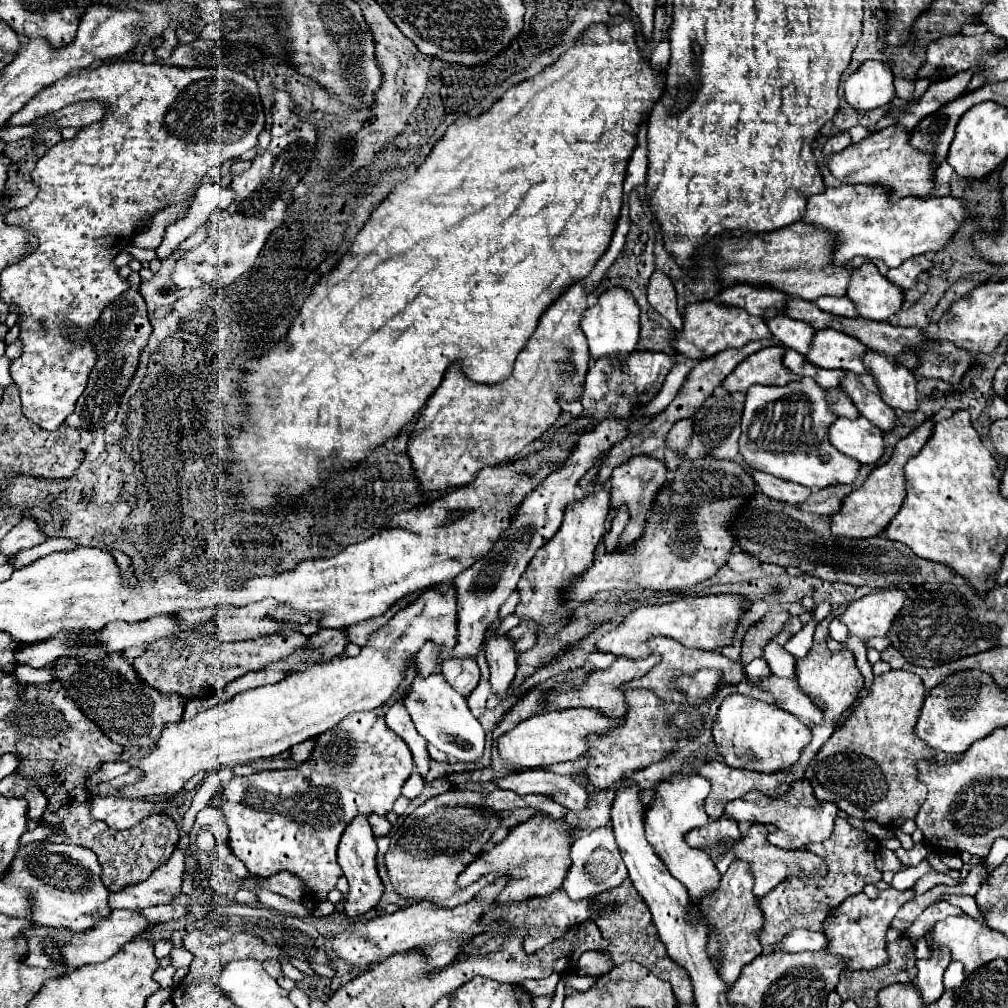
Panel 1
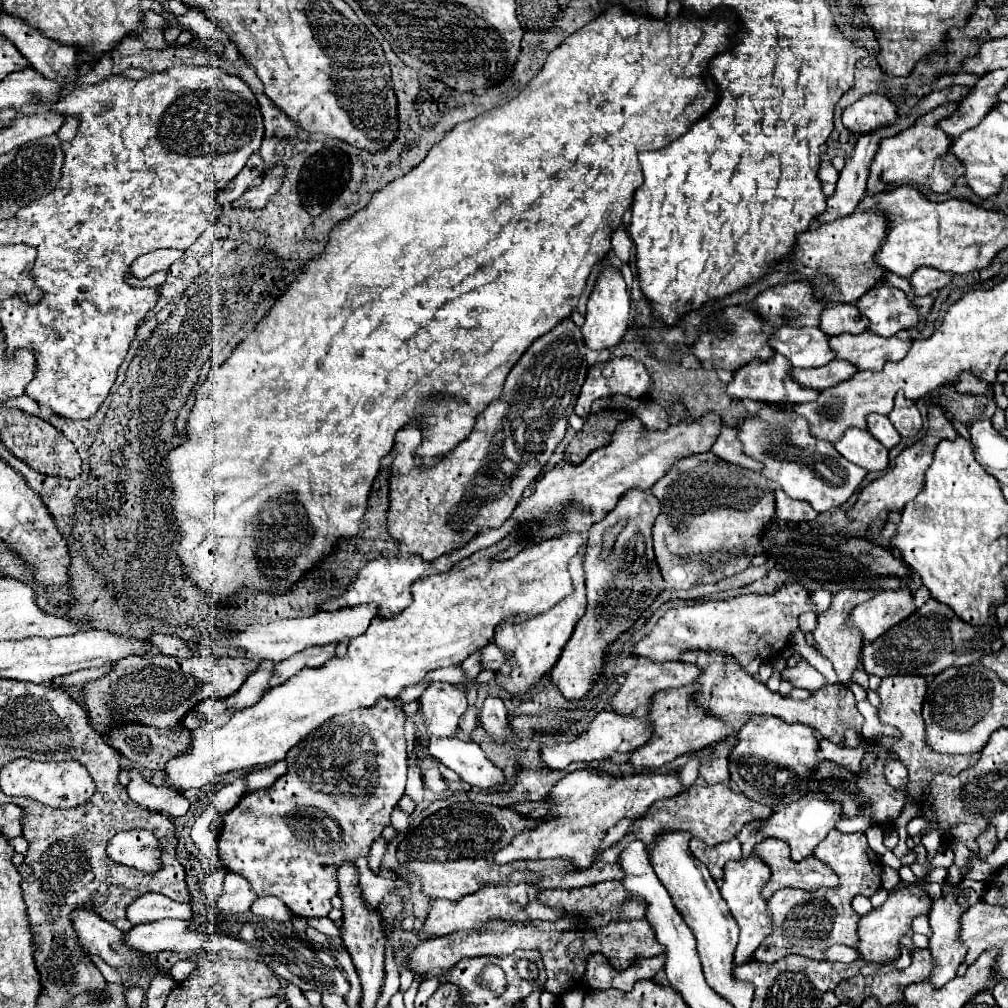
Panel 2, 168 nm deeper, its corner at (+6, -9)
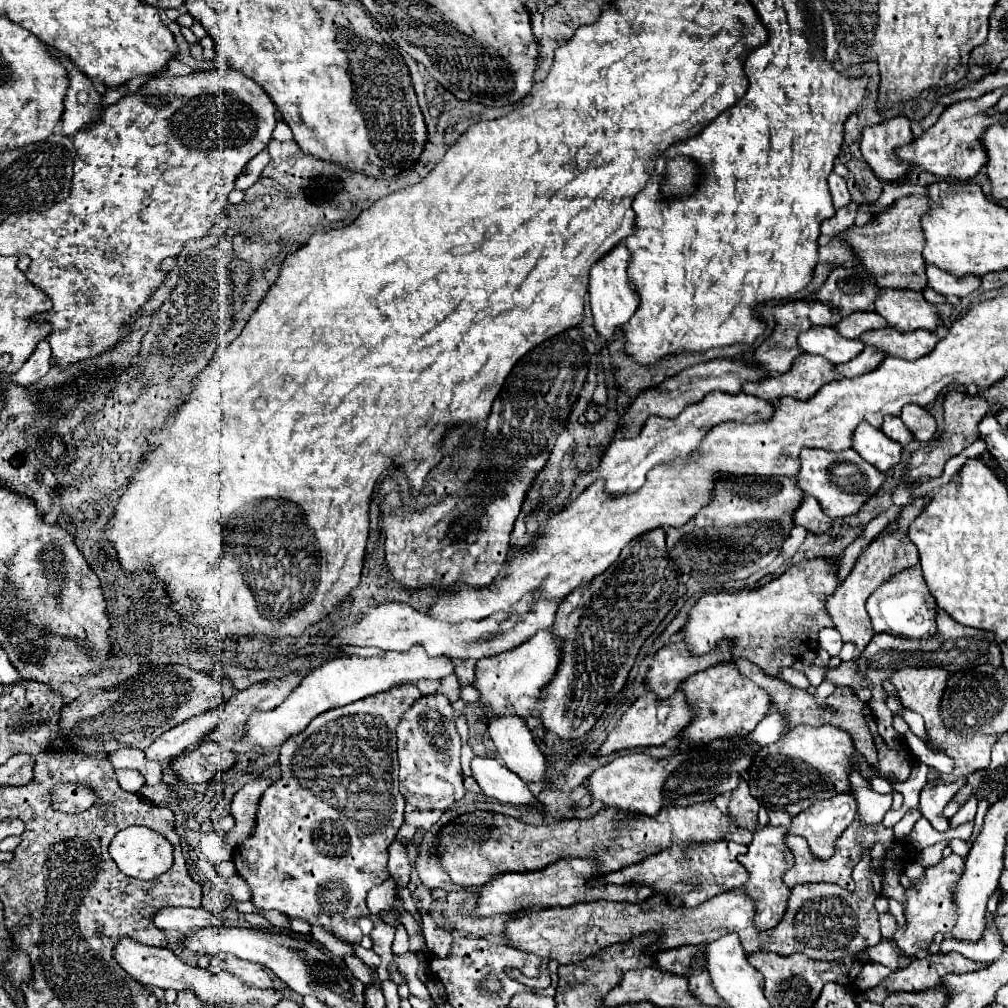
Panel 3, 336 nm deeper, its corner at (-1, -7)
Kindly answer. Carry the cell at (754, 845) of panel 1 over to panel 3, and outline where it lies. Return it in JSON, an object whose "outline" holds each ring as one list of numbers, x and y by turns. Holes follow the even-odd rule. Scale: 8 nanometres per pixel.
{"outline":[[852,822,846,832,836,840,836,846,834,846,834,854,828,858,828,860,816,860,812,858,810,850,808,850,808,844,802,836,792,836,792,834,786,834,786,846,792,850,794,854,794,866,784,874,784,884,788,888,794,888,796,884,804,884,804,882,832,882,832,884,838,884,846,890,854,890,854,880,852,880,852,868,858,864,862,852,866,848,872,848,876,842,882,842,886,848,892,844,894,852,898,858,904,856,904,850,902,850,902,844,898,840,894,840,894,834,892,834,892,828,884,828,882,824,878,826,860,826,858,822]]}

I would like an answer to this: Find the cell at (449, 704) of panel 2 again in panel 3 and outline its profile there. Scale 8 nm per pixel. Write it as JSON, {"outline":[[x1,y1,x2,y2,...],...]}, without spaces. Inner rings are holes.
{"outline":[[430,694,416,700,416,704,404,714,404,720,398,724,398,762,400,762,400,786,406,802,412,808,424,810,448,810,458,802,466,788,462,786,462,768,460,768,460,734,456,730,456,718,452,702,444,694]]}

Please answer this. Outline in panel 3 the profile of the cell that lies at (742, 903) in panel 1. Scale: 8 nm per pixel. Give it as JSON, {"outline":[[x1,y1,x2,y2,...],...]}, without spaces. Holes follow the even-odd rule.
{"outline":[[772,826,758,828,754,832,752,842,748,844,748,852,744,856,738,856,738,862,742,862,742,866,750,874,748,882,742,886,742,890,754,902,754,908,756,908,754,924,756,924,758,930,770,930,770,928,774,928,782,920,784,910,786,910,790,888,784,886,782,874,794,864,792,852,784,844,784,834,786,832,788,832,786,828,772,828]]}

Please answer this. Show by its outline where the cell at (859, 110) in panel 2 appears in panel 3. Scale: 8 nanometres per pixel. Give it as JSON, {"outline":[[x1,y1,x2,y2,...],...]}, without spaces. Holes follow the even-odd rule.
{"outline":[[894,116,888,122,866,126,862,130,860,150,874,174,884,182,898,182,898,178,908,172,908,164,902,162,894,148,912,142,910,122,906,116]]}

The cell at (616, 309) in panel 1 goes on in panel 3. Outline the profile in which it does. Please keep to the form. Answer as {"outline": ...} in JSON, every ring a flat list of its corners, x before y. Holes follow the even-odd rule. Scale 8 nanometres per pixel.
{"outline":[[618,244,618,248,608,252,602,260,598,260,590,268,588,294,590,294,590,308,592,308,592,314,594,314,594,328,606,342,616,340,622,326,634,316,634,312,640,304,640,298,636,296,636,290,630,284,628,264,630,264,630,252,624,244]]}

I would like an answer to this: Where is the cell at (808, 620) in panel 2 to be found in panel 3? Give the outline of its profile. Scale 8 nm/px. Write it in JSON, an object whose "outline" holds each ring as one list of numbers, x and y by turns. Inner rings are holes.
{"outline":[[822,628,818,632,818,640,820,640,818,646,824,648,830,656,836,656,840,652,840,648,842,648,842,638,834,628]]}

